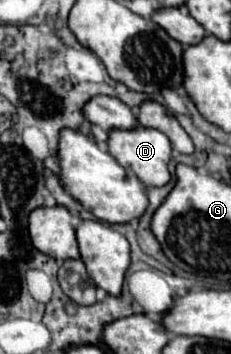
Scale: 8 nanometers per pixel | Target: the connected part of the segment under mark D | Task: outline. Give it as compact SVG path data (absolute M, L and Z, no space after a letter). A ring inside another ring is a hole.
M131 128L131 130L111 130L107 138L109 154L123 166L135 172L135 176L149 186L165 186L171 180L167 170L167 162L171 158L171 142L169 138L153 128Z

